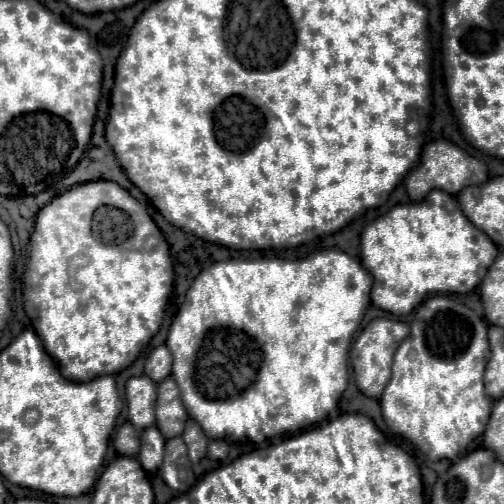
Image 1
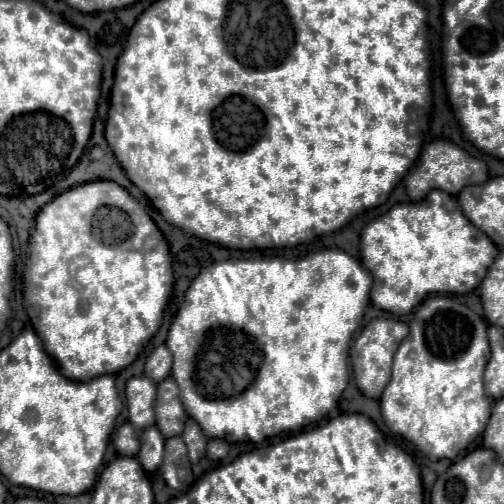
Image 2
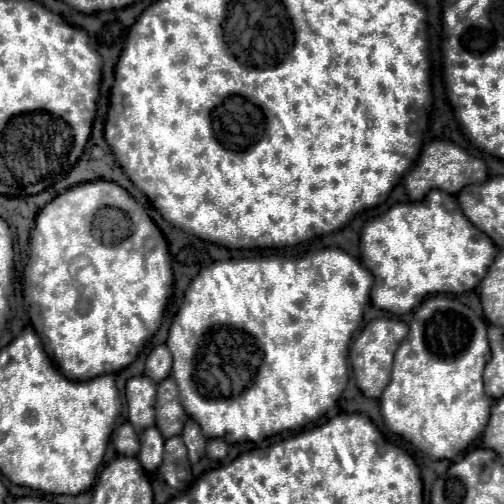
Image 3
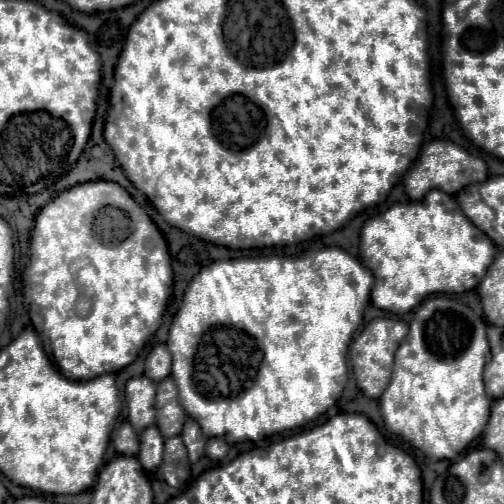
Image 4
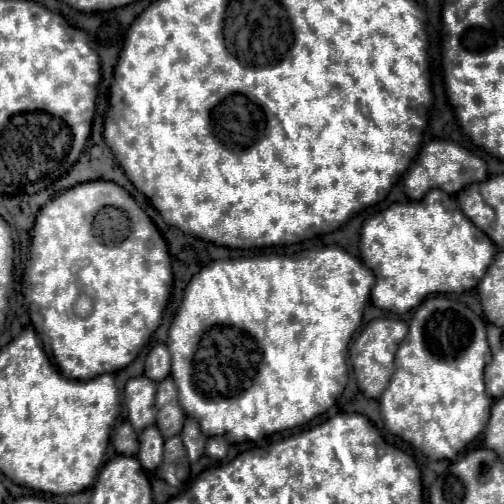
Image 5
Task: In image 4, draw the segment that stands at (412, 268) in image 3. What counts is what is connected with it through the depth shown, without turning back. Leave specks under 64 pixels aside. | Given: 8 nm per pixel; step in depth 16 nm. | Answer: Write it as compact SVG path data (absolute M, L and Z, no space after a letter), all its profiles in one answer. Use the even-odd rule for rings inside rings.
M430 190L422 200L418 202L406 202L406 204L394 204L386 212L370 218L360 236L360 258L366 268L370 268L376 276L374 288L372 288L372 304L390 310L394 314L406 314L412 308L416 308L428 294L462 294L480 282L480 276L484 276L488 264L492 262L496 254L496 246L492 240L480 232L458 208L456 200L442 192L442 190Z

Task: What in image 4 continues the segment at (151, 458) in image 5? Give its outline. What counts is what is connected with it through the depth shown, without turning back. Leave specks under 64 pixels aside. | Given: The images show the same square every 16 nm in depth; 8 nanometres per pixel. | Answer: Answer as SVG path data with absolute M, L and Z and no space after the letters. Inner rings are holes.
M148 426L140 434L140 452L138 452L138 460L144 466L144 470L148 472L156 470L162 462L162 452L164 452L164 438L160 436L160 430L156 426Z

